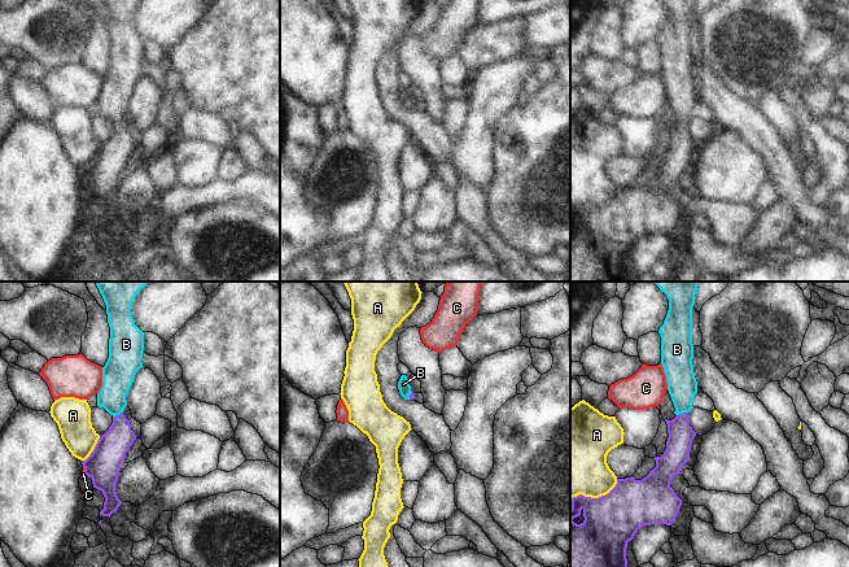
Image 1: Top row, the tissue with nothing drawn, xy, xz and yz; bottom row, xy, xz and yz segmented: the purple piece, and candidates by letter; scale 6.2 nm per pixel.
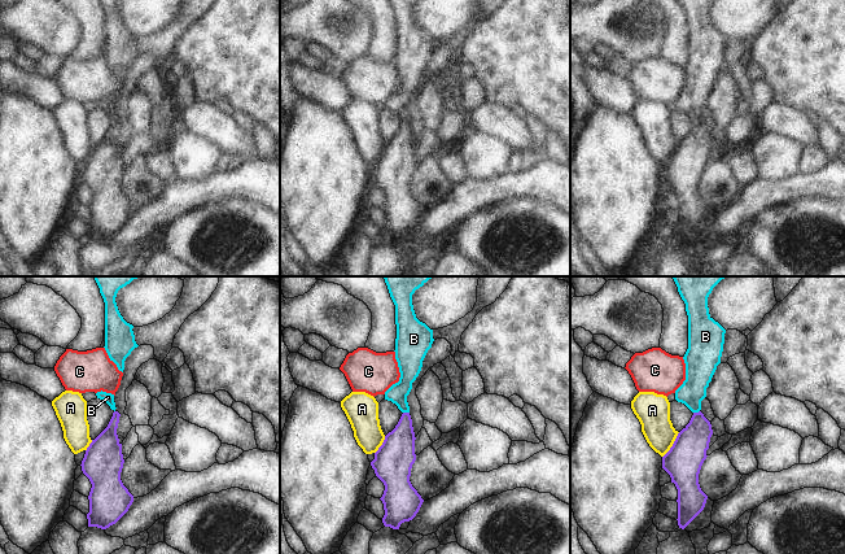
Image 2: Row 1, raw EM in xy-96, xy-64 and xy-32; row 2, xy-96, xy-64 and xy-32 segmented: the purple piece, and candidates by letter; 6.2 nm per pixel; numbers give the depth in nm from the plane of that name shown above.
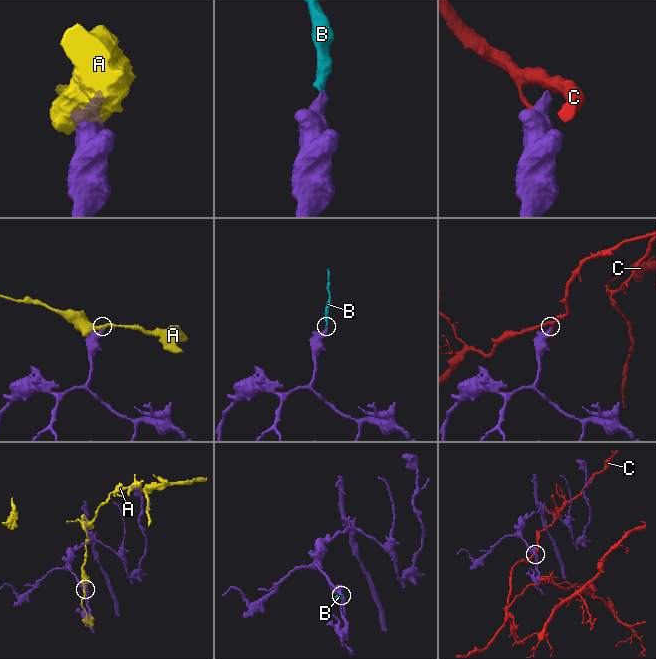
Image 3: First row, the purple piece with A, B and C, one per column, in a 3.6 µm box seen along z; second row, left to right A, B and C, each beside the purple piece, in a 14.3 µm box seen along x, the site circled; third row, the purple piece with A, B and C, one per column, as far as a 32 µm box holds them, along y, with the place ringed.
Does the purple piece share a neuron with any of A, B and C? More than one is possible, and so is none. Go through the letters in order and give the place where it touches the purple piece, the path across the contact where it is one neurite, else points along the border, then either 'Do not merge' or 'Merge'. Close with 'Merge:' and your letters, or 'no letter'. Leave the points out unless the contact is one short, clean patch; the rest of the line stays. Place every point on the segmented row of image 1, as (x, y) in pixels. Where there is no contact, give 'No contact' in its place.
A: Touches purple at yz (595, 498). Do not merge
B: Touches purple at yz (683, 413). Path across: yz (681, 434), (683, 413), (682, 386). Merge
C: Touches purple at xy (84, 470). Boundary: xy (83, 466), (86, 474). Do not merge
Merge: B.

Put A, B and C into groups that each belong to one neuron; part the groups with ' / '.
A / B / C

